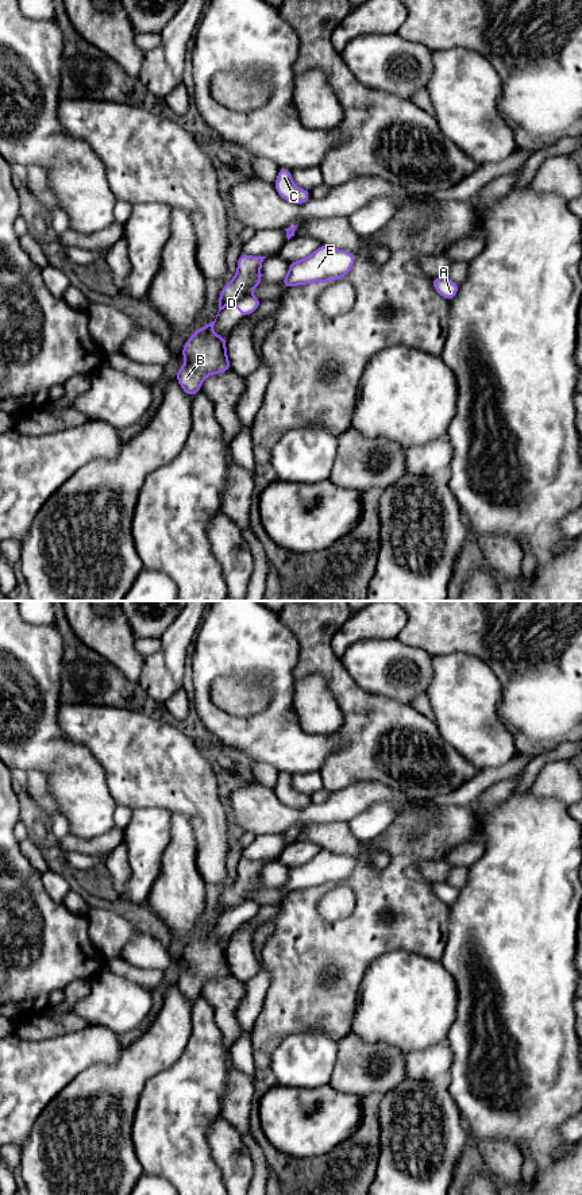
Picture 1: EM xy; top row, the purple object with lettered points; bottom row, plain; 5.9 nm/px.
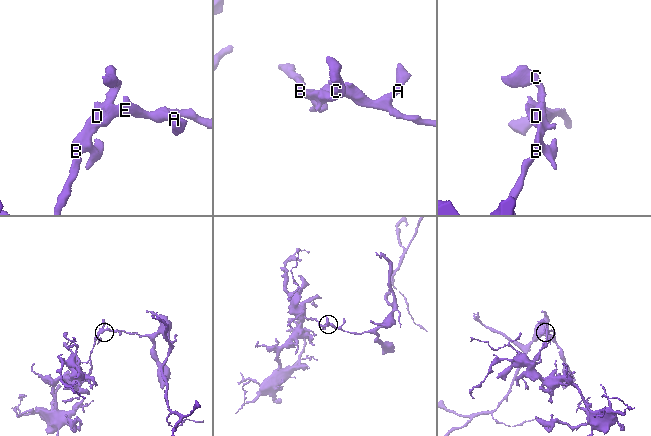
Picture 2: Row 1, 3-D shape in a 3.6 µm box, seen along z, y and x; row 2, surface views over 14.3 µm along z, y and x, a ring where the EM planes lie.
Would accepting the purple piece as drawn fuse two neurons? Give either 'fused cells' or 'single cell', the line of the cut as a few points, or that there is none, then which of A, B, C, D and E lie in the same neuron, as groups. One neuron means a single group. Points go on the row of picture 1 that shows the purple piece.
fused cells; cut xy (250, 295), (236, 301); groups A E / B C D

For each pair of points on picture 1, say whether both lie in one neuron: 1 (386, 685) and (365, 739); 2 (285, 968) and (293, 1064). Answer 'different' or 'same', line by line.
1: different
2: different

